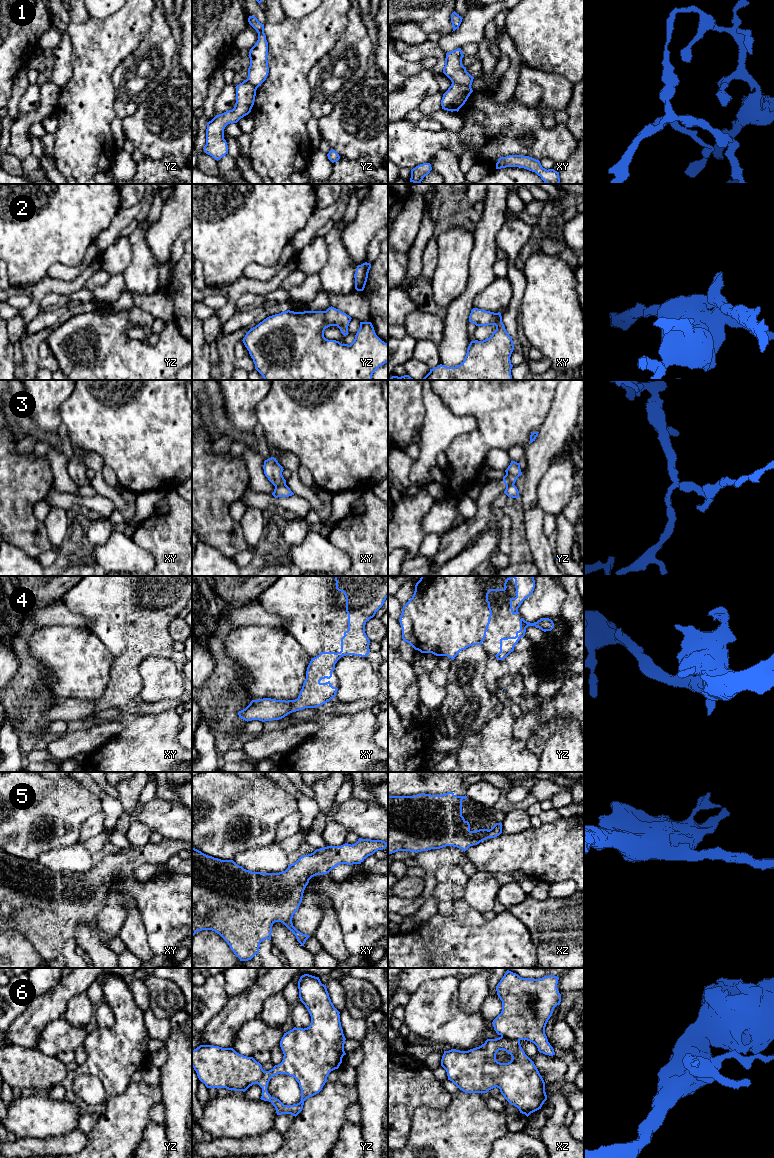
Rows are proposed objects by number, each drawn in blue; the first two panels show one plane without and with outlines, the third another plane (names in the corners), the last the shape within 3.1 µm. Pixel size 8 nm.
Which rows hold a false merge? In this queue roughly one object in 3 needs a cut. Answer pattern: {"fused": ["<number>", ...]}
{"fused": ["1", "3"]}

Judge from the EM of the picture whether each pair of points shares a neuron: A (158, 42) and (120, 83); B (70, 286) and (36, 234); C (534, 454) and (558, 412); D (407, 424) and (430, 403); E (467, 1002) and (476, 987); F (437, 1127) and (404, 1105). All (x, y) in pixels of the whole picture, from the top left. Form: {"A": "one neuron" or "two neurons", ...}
{"A": "one neuron", "B": "two neurons", "C": "one neuron", "D": "two neurons", "E": "one neuron", "F": "two neurons"}

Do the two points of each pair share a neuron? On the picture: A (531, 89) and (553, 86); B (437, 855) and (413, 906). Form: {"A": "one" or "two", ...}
{"A": "one", "B": "two"}

